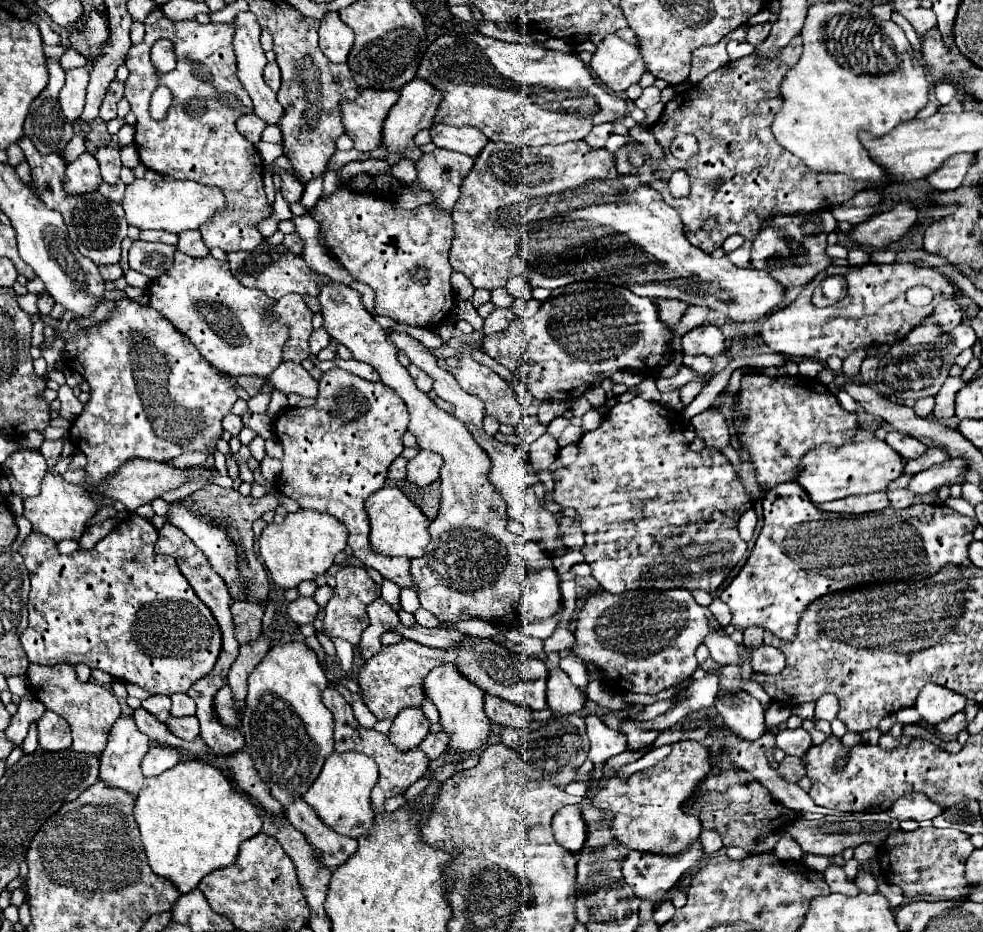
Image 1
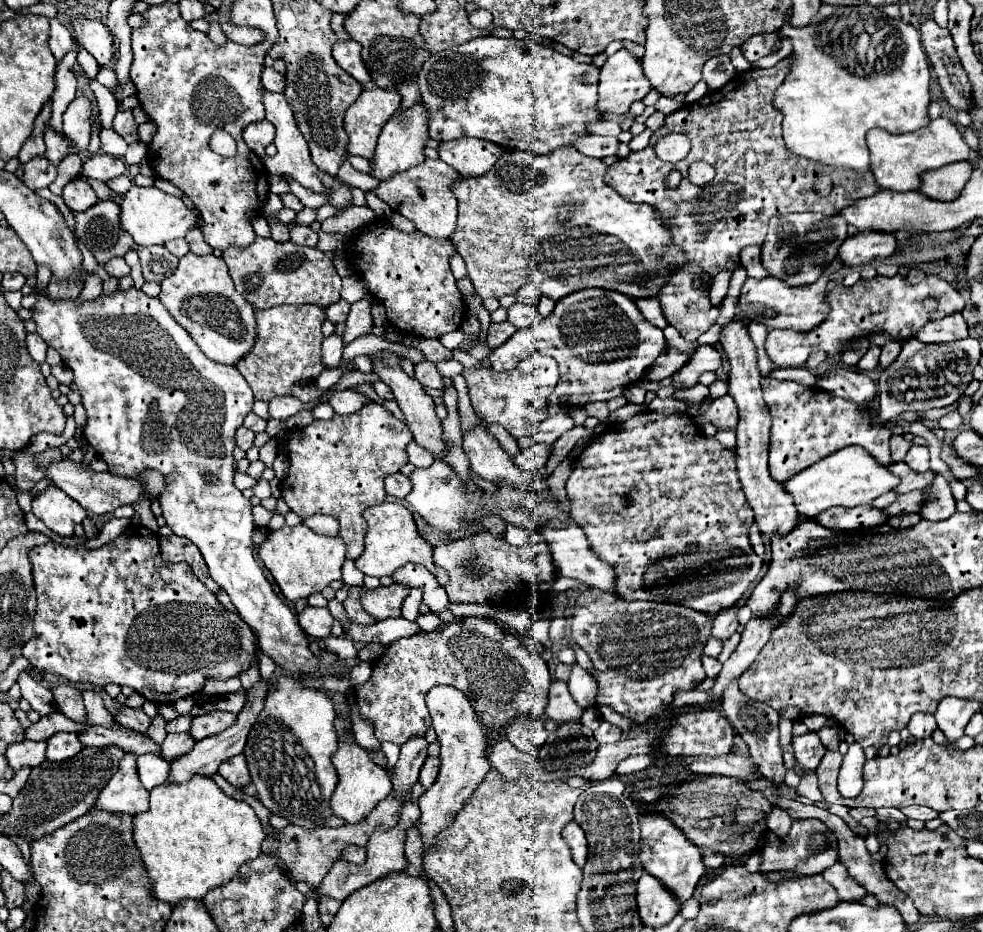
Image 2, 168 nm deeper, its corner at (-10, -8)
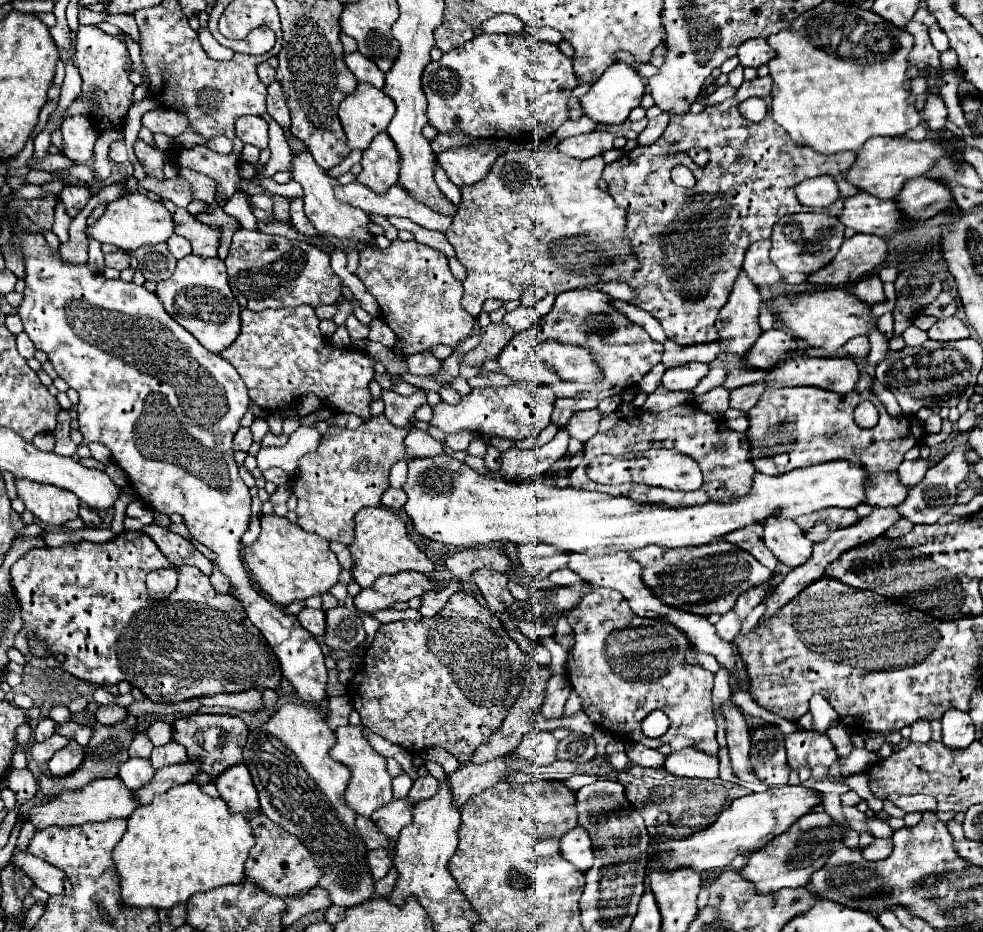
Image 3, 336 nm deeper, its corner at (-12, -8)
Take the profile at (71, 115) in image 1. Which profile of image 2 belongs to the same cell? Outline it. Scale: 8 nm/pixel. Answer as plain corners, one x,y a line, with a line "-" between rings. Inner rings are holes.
79,94
63,114
63,132
69,136
79,152
87,150
91,136
91,110
93,102
87,94

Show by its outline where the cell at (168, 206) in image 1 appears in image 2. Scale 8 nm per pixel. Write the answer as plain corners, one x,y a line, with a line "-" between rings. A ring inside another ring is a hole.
133,184
121,202
121,226
135,238
135,244
139,246
165,244
169,240
183,238
189,230
199,226
197,218
199,214
193,208
185,206
181,198
171,196
155,186
141,188

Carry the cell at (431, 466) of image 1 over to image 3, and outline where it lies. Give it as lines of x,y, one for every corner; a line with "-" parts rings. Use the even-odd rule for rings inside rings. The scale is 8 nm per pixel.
439,454
433,458
409,458
409,472
403,490
407,494
407,502
403,510
411,518
413,530
423,538
443,542
449,546
461,548
477,548
487,546
491,542
505,544
527,544
527,542
543,542
553,544
565,552
591,552
591,554
615,554
615,552
633,552
637,548
655,544
663,548
685,548
685,546
703,546
709,544
733,530
745,528
747,524
757,524
767,520
767,516
783,516
783,518
799,518
803,514
811,514
821,508
839,506
839,508
855,508
865,498
867,472
863,468
851,466
847,460
835,460
803,470
791,470
779,476
755,474
753,486
747,496
739,500
731,500
727,504
707,502
703,506
679,506
671,508
665,504
641,504
625,496
611,496
603,492
587,492
571,486
547,486
543,482
507,482
491,476
483,476
469,468
465,462
449,454

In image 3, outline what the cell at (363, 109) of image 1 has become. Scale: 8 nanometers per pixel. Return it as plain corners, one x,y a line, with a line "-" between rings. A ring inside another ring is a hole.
359,82
355,92
347,96
337,110
341,126
347,134
351,150
365,150
371,140
383,132
395,114
395,104
383,90

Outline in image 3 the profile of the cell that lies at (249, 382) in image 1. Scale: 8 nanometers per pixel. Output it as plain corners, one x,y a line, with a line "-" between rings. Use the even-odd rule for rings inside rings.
307,304
297,308
279,308
263,312
241,310
241,332
235,342
221,352
221,358
231,362
239,376
245,380
251,402
265,410
281,410
295,404
305,394
315,394
331,410
351,412
363,420
371,418
369,408
373,398
369,394
369,382
375,376
373,360
363,350
339,350
329,344
329,340
323,338
319,332
319,318

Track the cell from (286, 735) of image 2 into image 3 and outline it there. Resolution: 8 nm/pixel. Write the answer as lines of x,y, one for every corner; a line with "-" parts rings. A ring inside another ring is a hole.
289,702
281,706
269,722
249,734
243,760
253,776
261,812
297,836
305,848
309,848
311,856
315,856
315,864
323,872
317,888
327,890
333,904
353,908
371,900
375,880
367,864
369,848
355,826
357,814
345,802
351,772
329,756
333,744
333,730
327,728
319,706

